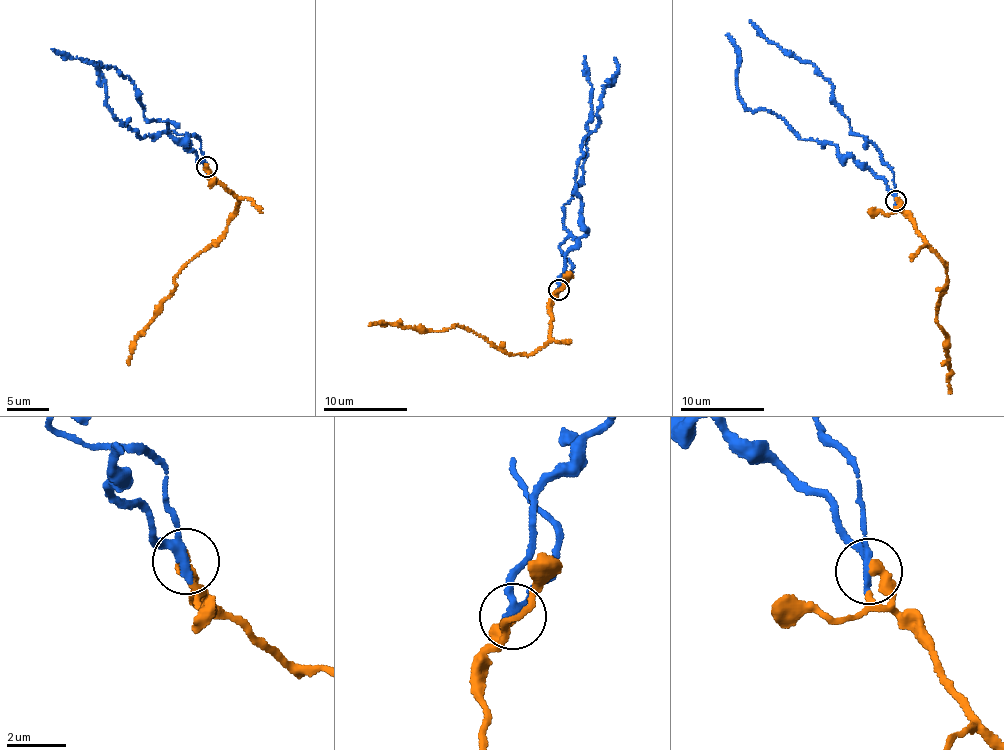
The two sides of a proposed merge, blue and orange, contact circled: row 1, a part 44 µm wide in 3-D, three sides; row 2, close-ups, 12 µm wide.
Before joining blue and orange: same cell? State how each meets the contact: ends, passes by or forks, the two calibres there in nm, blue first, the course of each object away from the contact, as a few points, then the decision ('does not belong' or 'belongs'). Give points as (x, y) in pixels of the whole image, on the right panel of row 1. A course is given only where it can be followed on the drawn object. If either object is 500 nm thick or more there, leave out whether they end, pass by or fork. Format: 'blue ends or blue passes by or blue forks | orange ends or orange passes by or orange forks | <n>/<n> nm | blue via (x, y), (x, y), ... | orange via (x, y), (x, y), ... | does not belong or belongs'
blue passes by | orange ends | 240/400 nm | blue via (895, 200), (894, 174), (864, 136), (853, 135), (831, 83), (812, 63), (766, 41), (750, 20) | orange via (895, 200), (912, 218), (930, 250), (944, 265), (947, 282), (936, 314), (939, 326), (947, 337), (951, 393) | belongs

